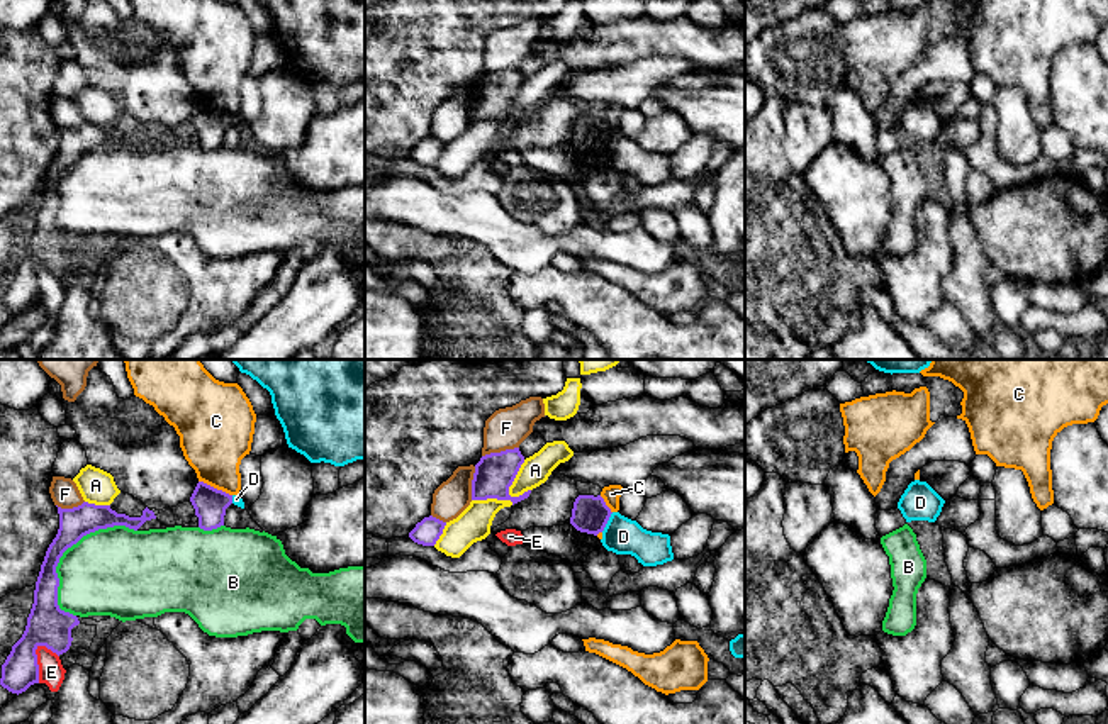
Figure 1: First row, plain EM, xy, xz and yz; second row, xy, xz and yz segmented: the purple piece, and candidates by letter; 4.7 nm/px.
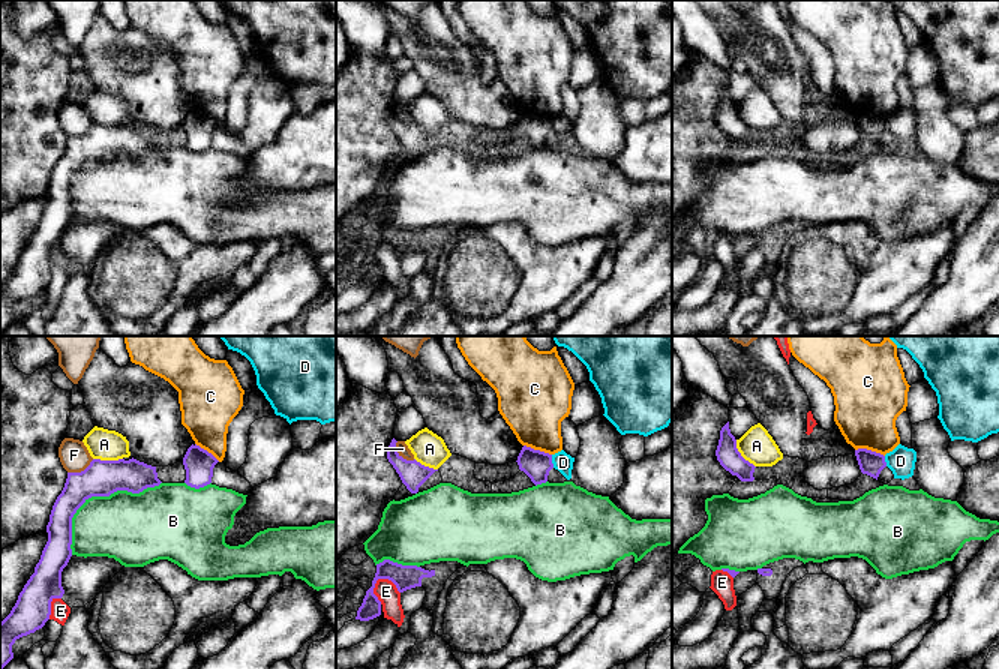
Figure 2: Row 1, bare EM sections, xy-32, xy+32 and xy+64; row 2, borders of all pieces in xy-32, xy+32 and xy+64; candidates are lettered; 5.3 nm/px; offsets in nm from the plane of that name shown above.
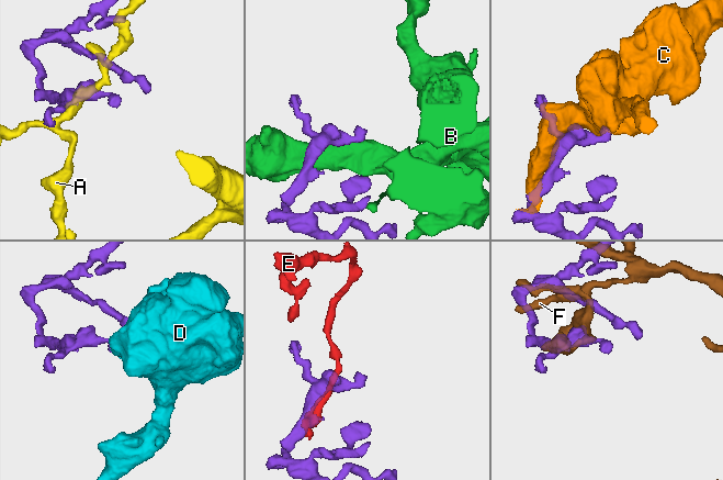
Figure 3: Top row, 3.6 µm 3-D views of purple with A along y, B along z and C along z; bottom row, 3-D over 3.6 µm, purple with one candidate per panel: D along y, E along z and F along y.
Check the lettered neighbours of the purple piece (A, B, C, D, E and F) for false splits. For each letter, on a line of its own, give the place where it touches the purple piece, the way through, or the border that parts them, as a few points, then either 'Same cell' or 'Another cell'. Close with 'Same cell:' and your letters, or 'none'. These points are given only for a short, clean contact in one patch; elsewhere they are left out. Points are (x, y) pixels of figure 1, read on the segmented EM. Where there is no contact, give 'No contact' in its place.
A: Touches purple at xz (509, 499). Another cell
B: Touches purple at xy (70, 546). Another cell
C: Touches purple at xy (216, 489). Boundary: xy (199, 480), (231, 495). Another cell
D: Touches purple at xz (606, 523). Boundary: xz (613, 512), (601, 531). Another cell
E: Touches purple at xy (36, 662). Boundary: xy (44, 645), (36, 650), (38, 682). Another cell
F: Touches purple at xz (501, 451). Another cell
Same cell: none

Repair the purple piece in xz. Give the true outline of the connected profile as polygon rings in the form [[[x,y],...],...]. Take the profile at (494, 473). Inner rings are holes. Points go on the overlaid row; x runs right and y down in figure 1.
[[[519,448],[482,456],[475,465],[472,500],[497,498],[511,500],[514,505],[528,498],[531,490],[519,497],[509,495],[509,487],[512,485],[523,463],[524,456],[521,454]]]

